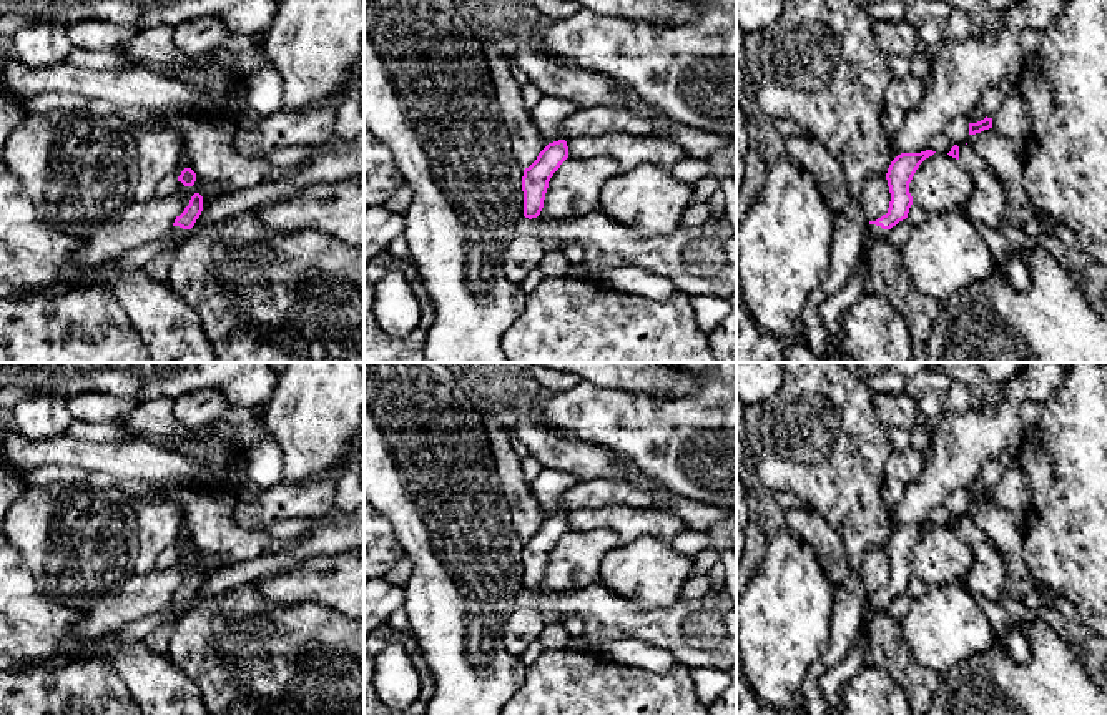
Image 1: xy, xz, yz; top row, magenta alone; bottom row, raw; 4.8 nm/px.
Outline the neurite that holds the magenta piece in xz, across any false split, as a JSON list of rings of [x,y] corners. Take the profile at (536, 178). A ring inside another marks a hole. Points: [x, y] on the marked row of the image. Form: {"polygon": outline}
{"polygon": [[[565,140],[549,143],[537,156],[537,160],[524,170],[524,216],[537,218],[544,208],[549,181],[560,165],[568,158],[568,146]]]}

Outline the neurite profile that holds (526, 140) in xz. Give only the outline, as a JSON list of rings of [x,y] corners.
[[[485,42],[484,55],[494,81],[502,120],[510,133],[510,148],[515,161],[525,170],[537,160],[539,153],[549,145],[549,141],[540,135],[525,108],[520,85],[514,78],[505,53]]]

